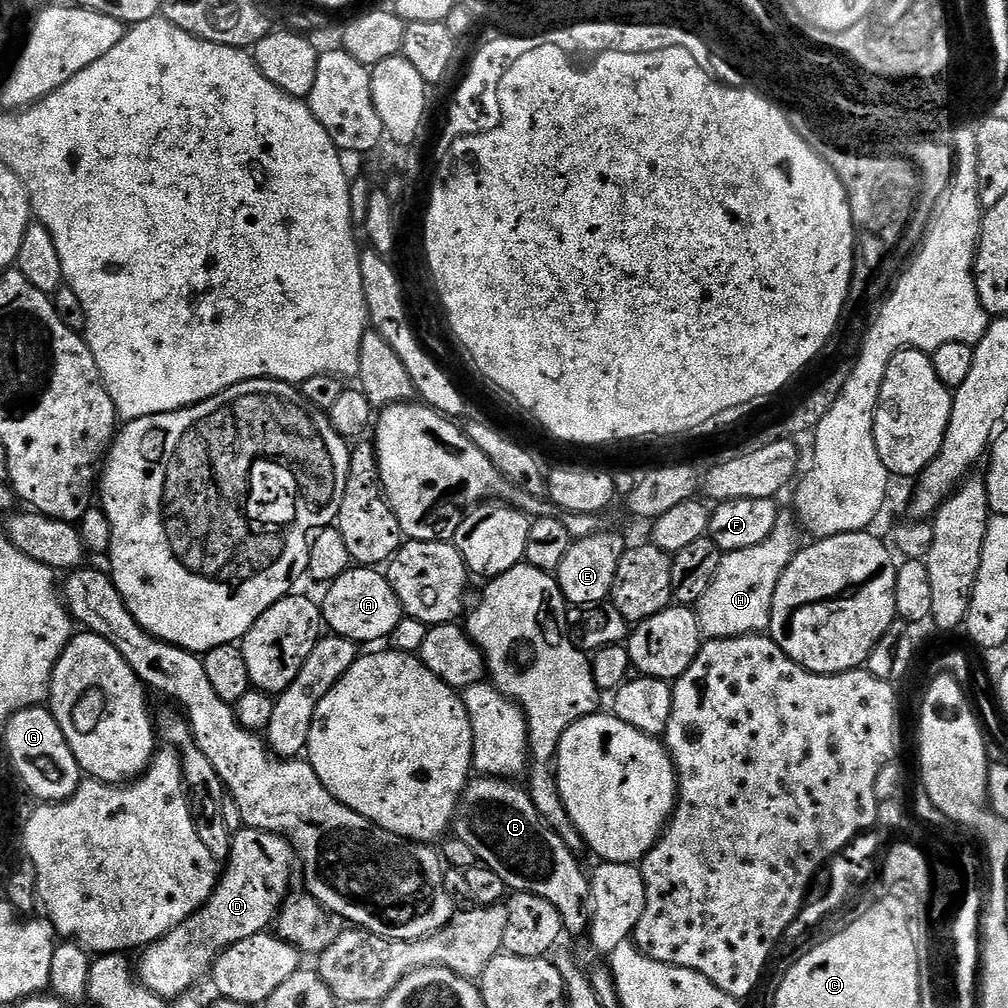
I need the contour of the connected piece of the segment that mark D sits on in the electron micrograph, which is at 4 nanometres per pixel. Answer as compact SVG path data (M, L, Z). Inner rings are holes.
M243 827L231 837L231 845L231 856L224 868L228 869L223 869L208 903L139 953L139 983L154 994L165 998L185 995L195 986L196 979L211 969L221 952L243 940L255 941L259 932L267 928L269 931L288 899L293 887L292 864L294 868L298 857L287 836Z

